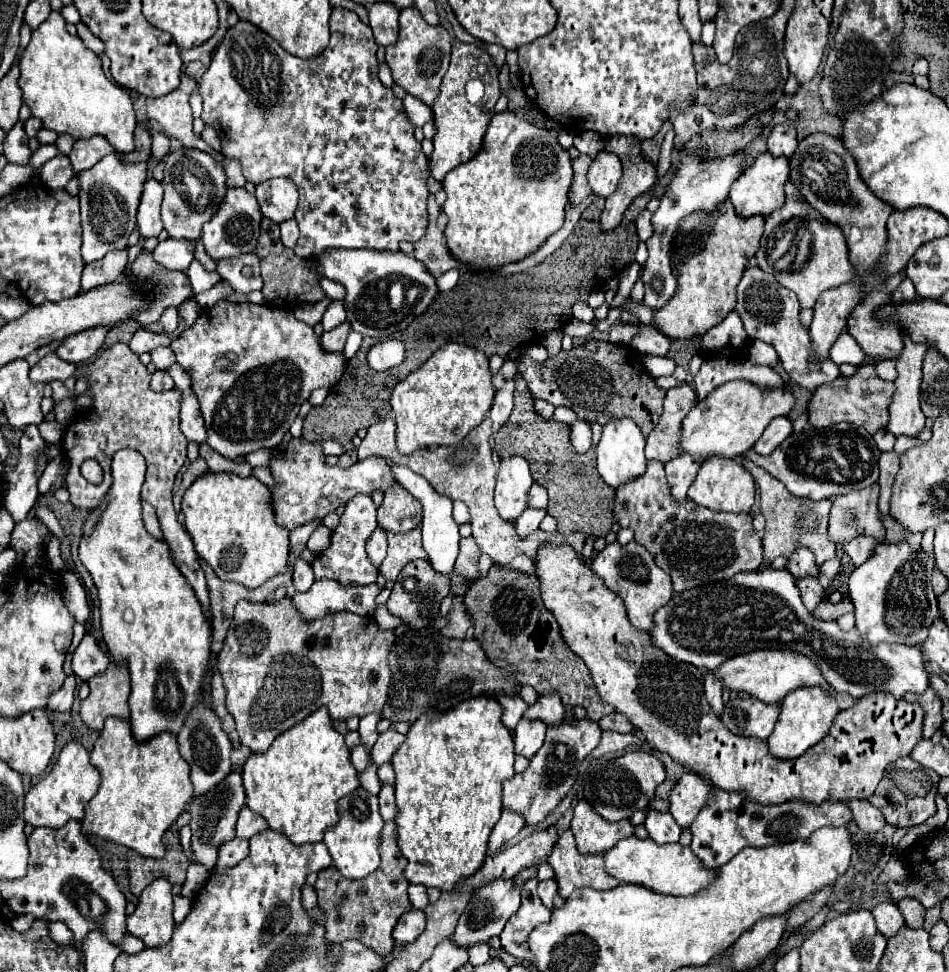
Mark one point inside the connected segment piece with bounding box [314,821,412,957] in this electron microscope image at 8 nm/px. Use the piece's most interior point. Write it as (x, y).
(367, 910)

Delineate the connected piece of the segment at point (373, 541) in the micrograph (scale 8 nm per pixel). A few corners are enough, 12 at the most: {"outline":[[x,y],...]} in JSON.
{"outline":[[374,531],[366,543],[368,559],[380,567],[386,557],[386,531]]}

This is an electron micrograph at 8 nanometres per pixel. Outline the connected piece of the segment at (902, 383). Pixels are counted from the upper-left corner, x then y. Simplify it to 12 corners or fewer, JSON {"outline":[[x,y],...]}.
{"outline":[[904,335],[888,431],[918,437],[922,361],[928,345]]}

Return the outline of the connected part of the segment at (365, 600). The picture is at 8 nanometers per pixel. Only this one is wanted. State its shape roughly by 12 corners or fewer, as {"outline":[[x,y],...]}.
{"outline":[[314,581],[294,603],[306,621],[374,615],[380,587]]}

